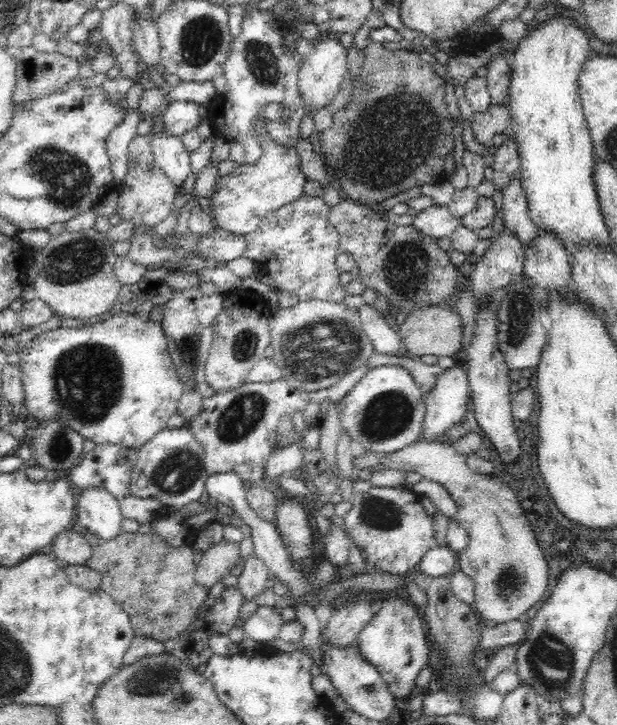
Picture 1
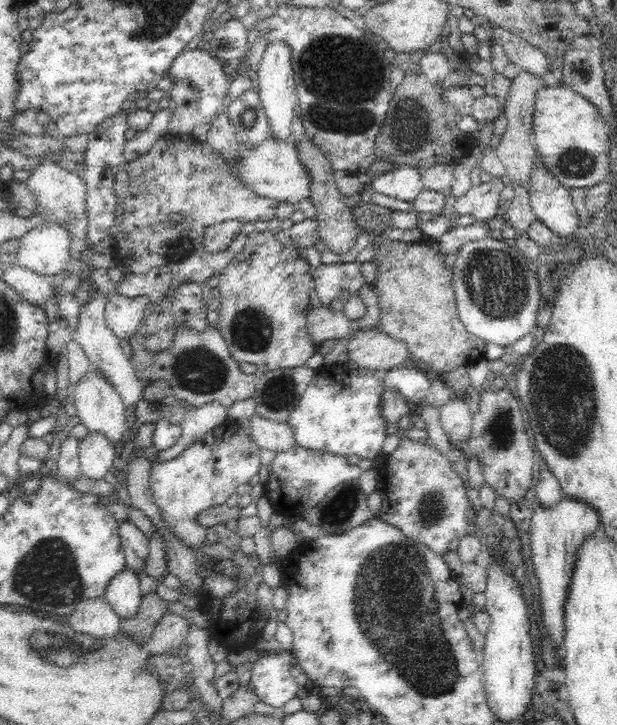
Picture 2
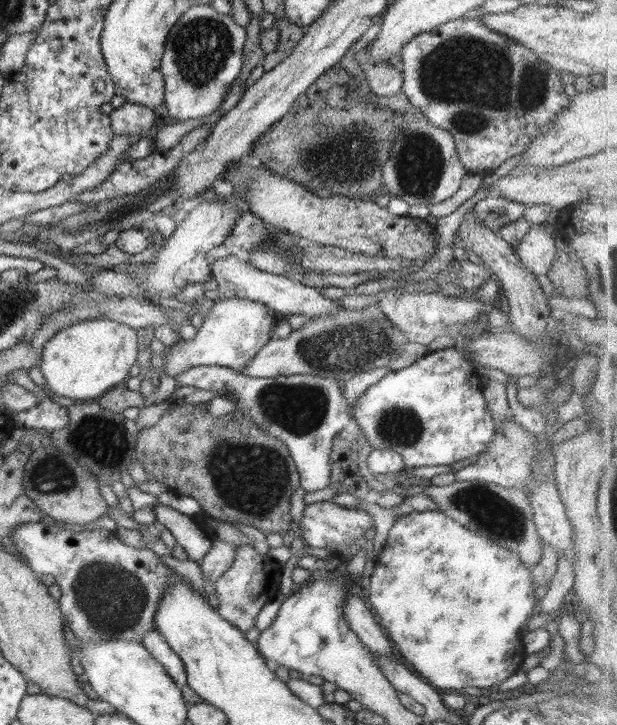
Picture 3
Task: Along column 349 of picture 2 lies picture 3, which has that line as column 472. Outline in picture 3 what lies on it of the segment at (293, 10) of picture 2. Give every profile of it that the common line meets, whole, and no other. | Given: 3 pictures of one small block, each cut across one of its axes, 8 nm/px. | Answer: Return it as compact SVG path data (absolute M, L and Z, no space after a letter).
M459 17L456 20L446 22L446 24L436 26L434 30L417 34L416 38L412 38L410 42L406 42L404 46L402 46L400 56L402 56L402 62L405 64L401 70L403 78L401 91L408 97L410 107L415 110L420 110L431 124L452 134L452 137L456 140L455 145L459 160L467 172L481 172L488 175L494 172L495 169L502 163L505 163L509 158L522 155L527 150L528 144L530 144L537 135L540 135L542 130L548 129L563 114L571 102L571 97L564 92L565 84L560 81L560 71L542 62L534 55L532 50L505 37L504 34L488 29L488 27L480 21L480 18L478 20L464 20L462 17Z

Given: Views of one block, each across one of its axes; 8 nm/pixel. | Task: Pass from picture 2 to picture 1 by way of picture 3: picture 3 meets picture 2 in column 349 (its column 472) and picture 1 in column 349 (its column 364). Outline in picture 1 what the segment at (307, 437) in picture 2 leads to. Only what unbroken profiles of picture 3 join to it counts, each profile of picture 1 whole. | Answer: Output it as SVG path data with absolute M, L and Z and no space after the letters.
M378 366L368 369L368 374L336 405L339 410L341 430L351 440L359 442L365 450L375 453L393 453L418 441L422 432L422 423L426 412L425 396L410 372L401 366Z

